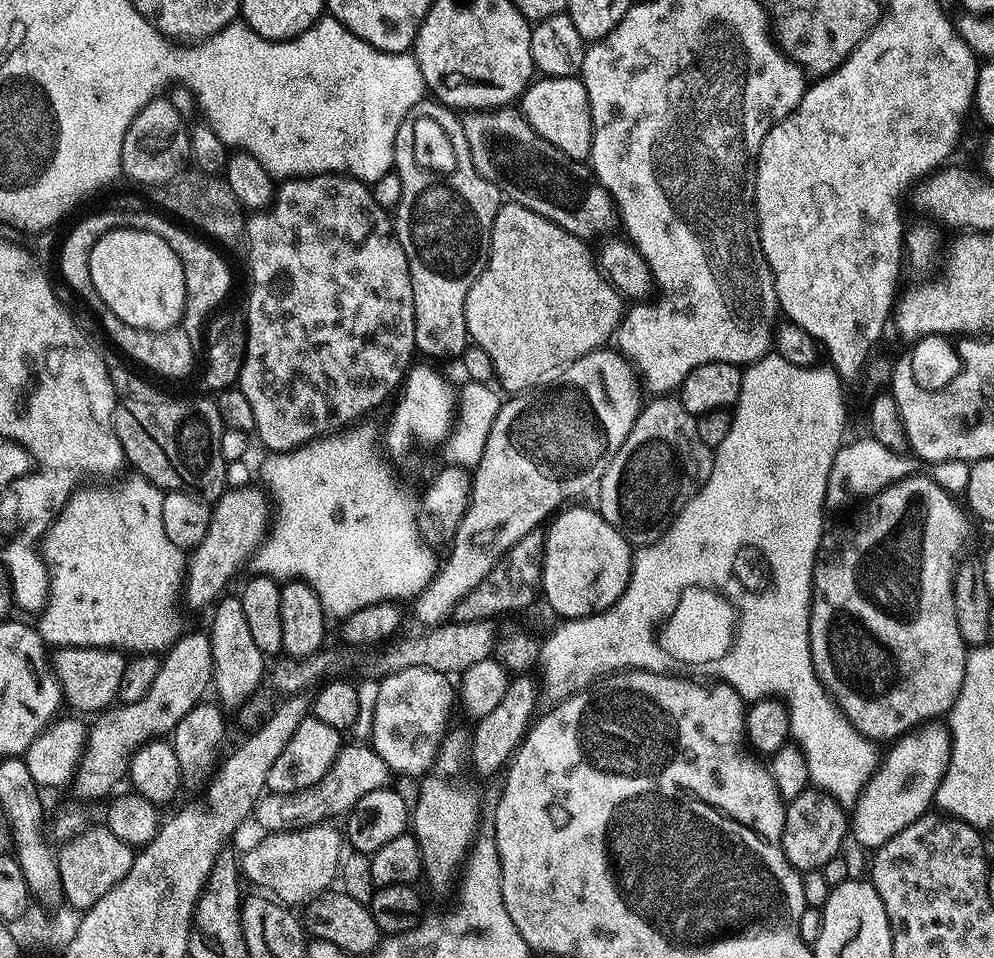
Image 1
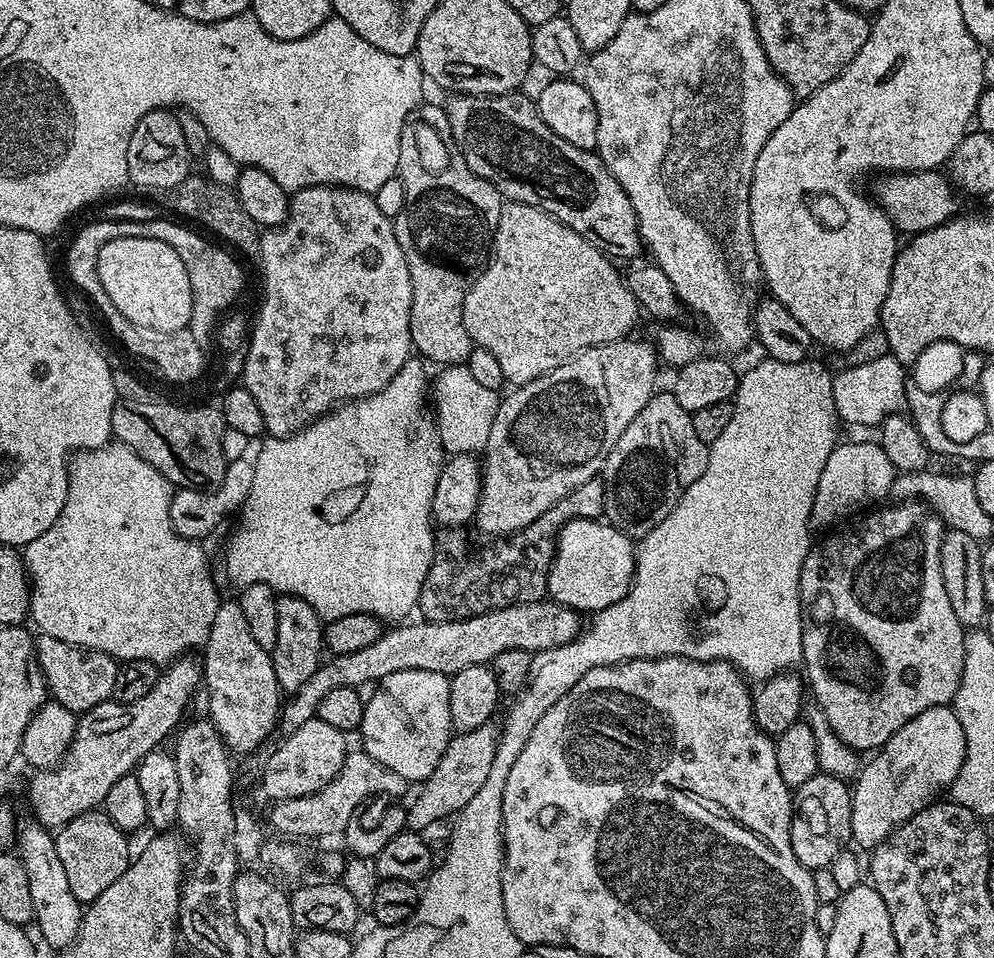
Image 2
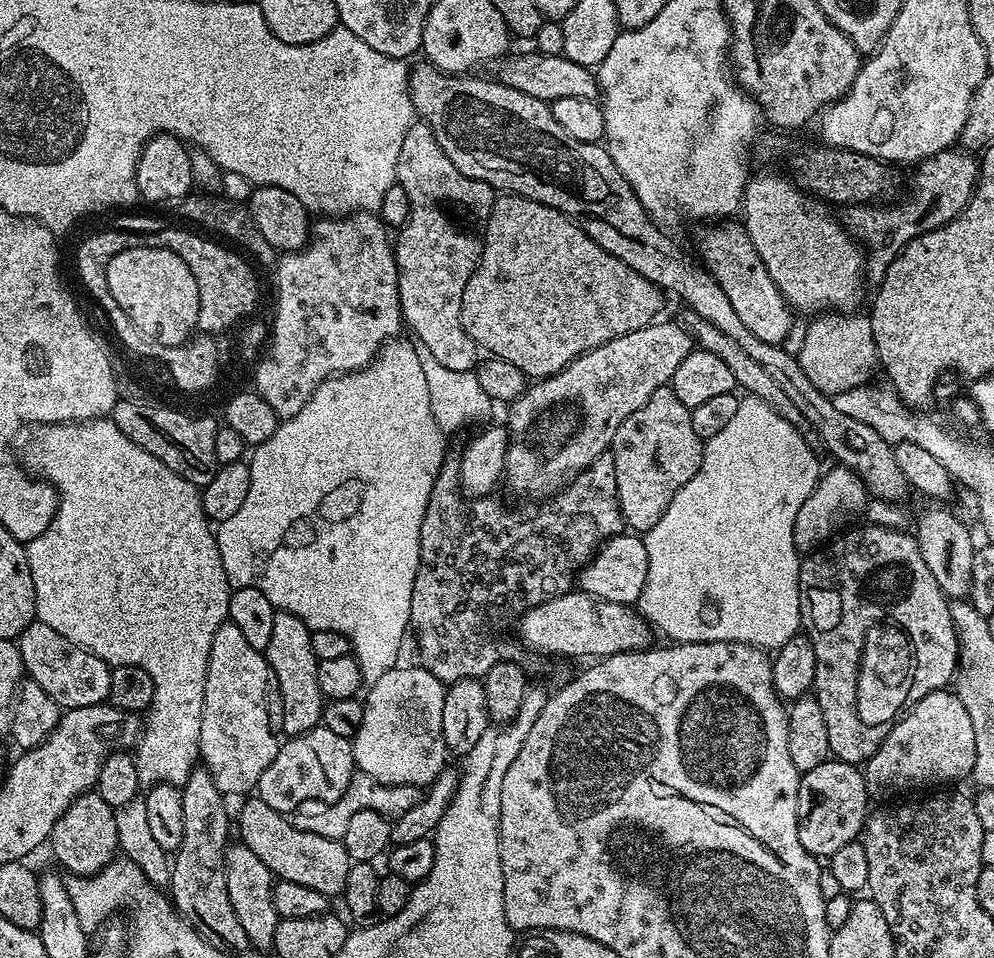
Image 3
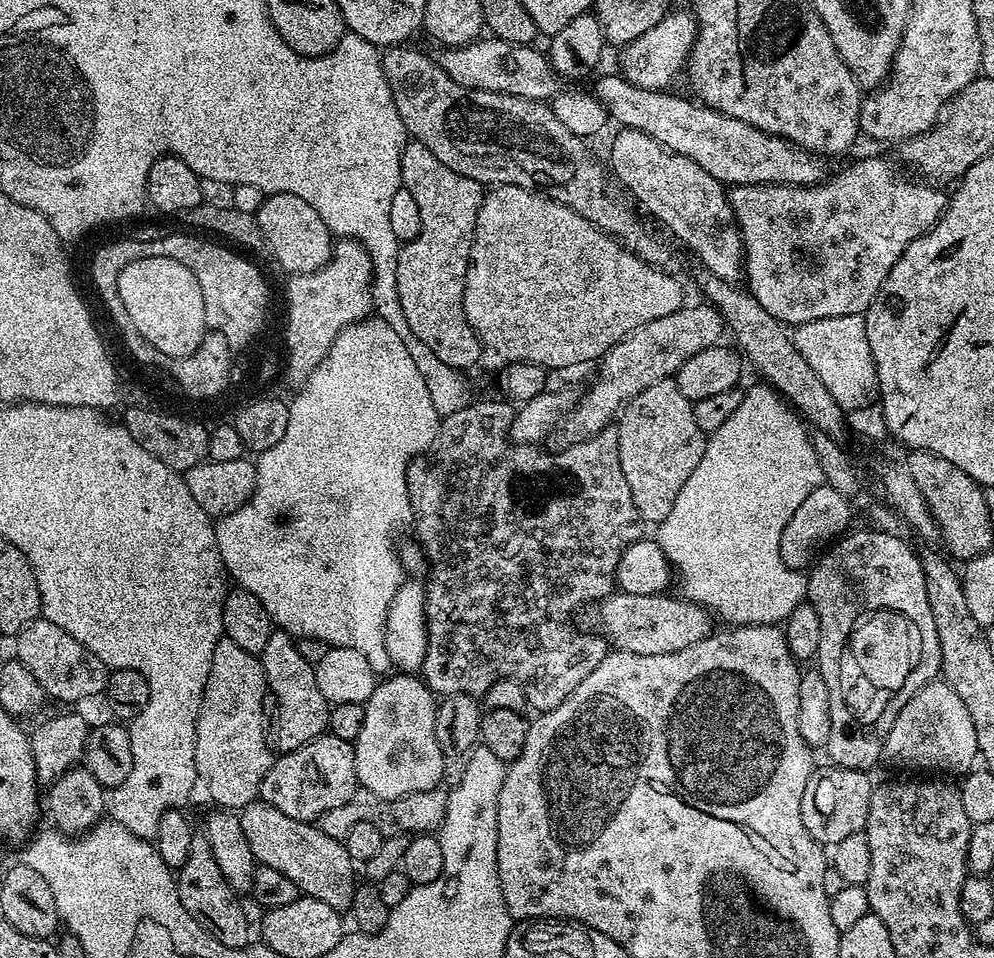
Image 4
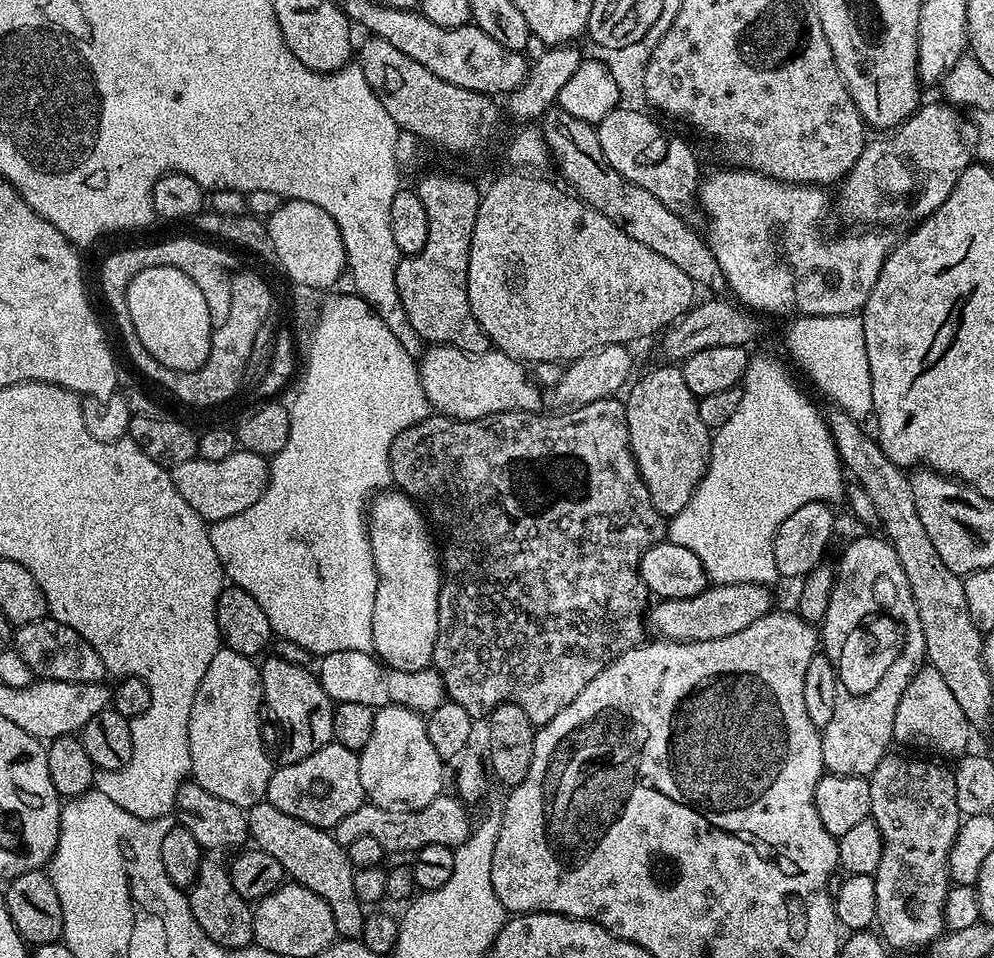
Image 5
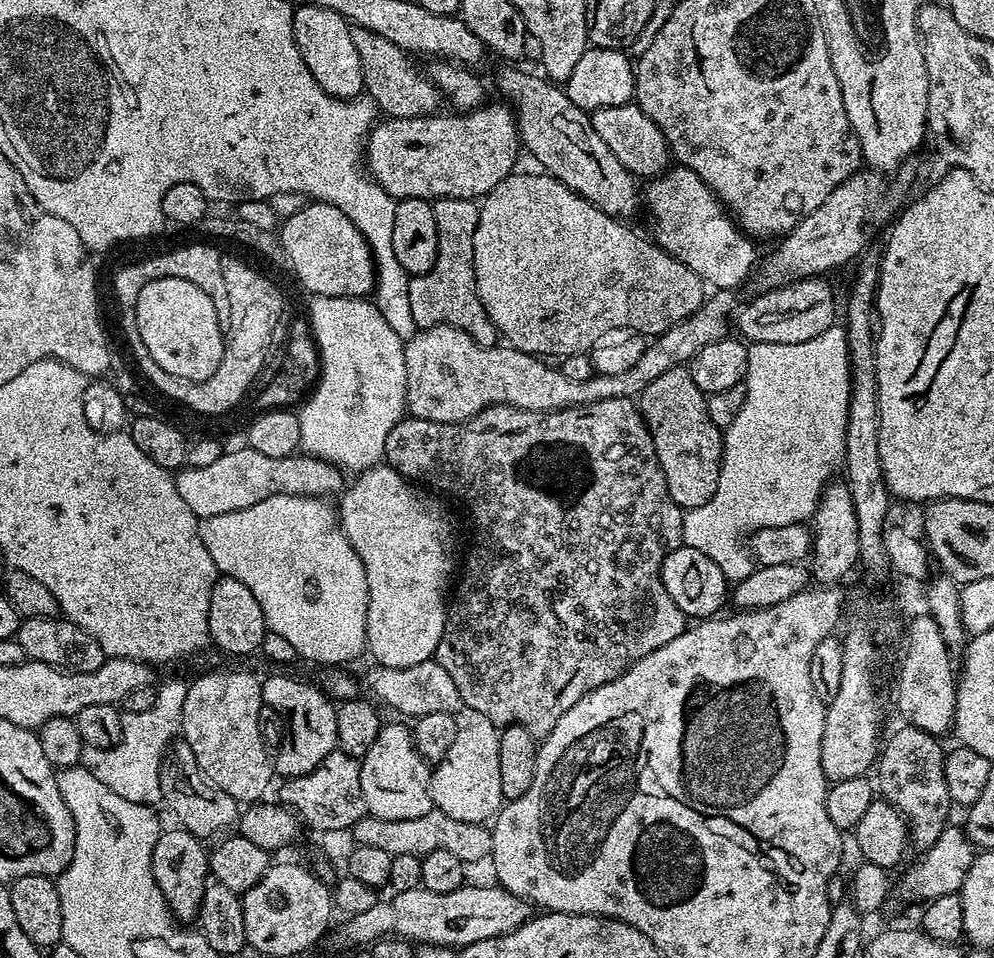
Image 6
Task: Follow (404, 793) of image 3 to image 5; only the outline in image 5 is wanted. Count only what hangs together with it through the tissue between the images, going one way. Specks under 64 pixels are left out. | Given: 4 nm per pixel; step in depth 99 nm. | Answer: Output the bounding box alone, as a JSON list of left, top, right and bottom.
[334,794,473,854]

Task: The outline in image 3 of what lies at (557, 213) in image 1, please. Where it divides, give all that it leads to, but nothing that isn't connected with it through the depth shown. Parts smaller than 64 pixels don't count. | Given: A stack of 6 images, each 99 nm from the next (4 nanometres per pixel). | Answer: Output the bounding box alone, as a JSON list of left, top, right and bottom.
[408,62,910,502]

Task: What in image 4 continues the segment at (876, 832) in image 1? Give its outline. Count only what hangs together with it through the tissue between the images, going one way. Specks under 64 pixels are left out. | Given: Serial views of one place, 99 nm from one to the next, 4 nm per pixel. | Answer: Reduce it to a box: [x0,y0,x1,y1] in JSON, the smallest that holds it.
[883,678,978,773]

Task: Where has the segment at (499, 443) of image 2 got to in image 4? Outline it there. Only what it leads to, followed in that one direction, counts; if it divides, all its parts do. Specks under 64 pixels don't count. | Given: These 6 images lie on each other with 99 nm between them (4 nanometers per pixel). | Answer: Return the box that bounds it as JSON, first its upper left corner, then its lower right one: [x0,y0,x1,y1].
[570,302,726,438]

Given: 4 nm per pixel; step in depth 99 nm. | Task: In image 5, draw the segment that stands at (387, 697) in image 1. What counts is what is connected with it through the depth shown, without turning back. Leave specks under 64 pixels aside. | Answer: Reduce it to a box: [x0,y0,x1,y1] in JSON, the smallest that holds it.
[358,704,445,810]

